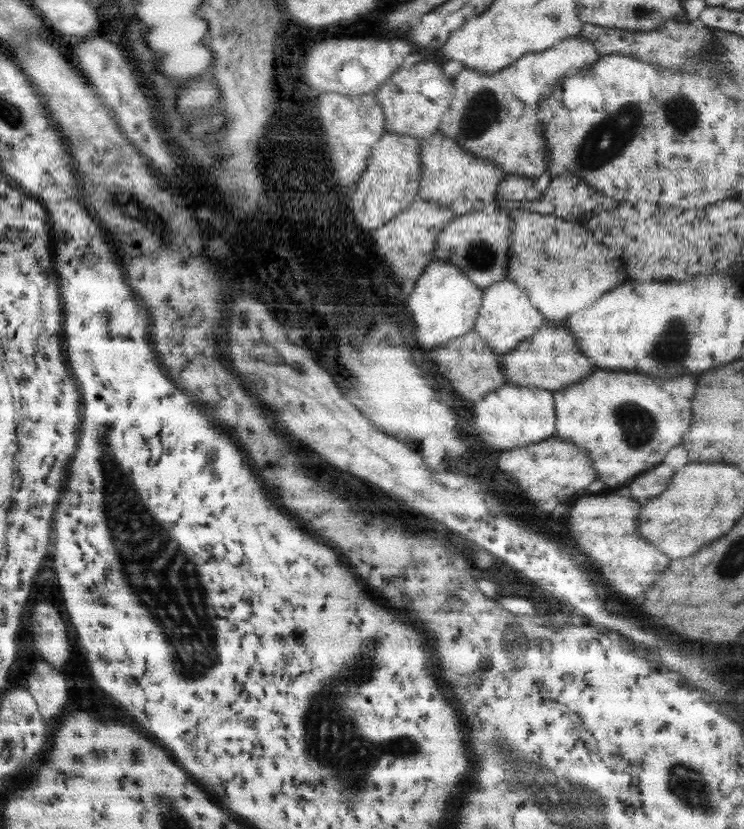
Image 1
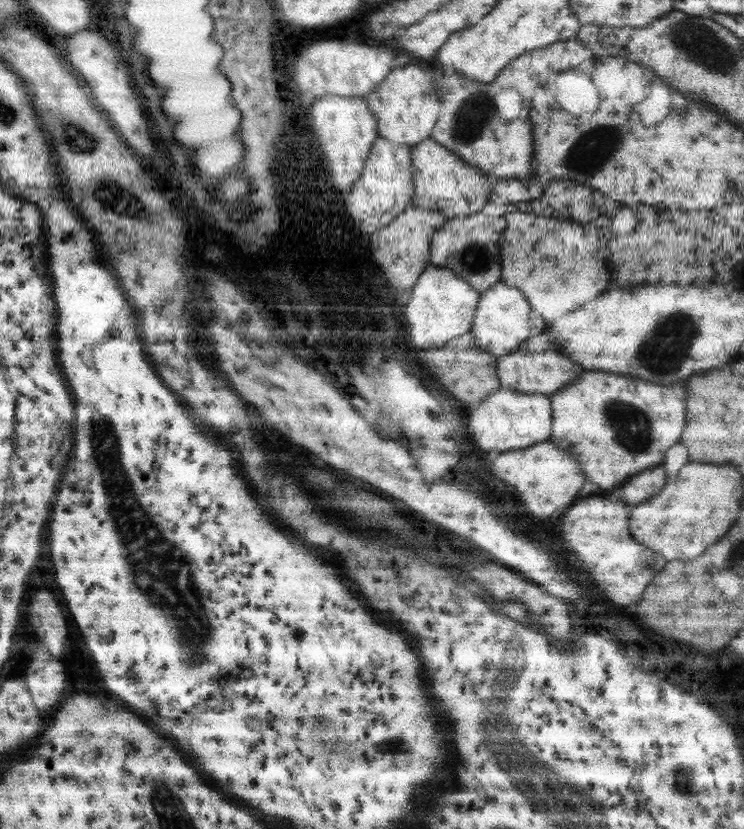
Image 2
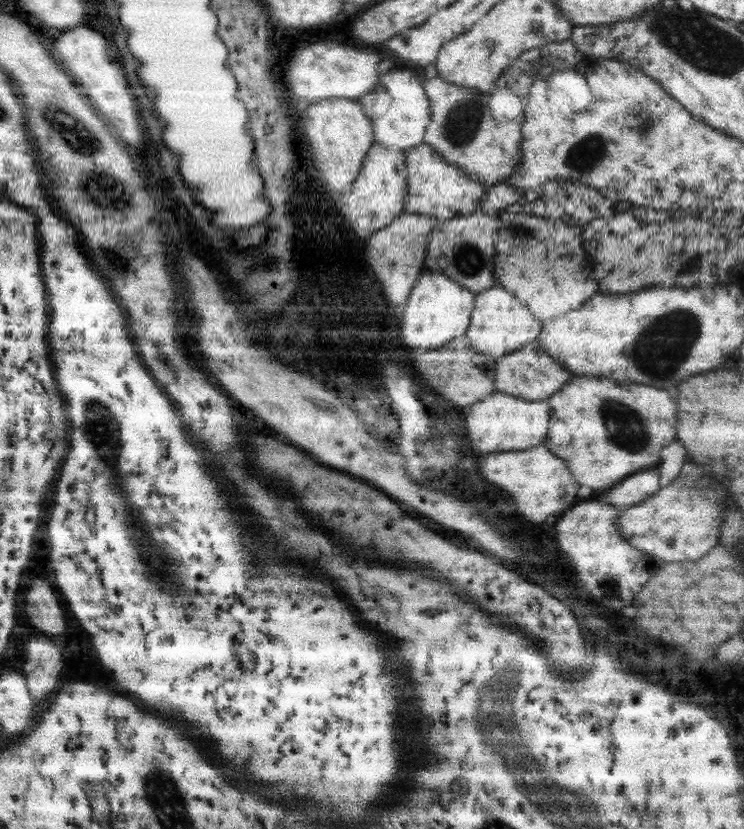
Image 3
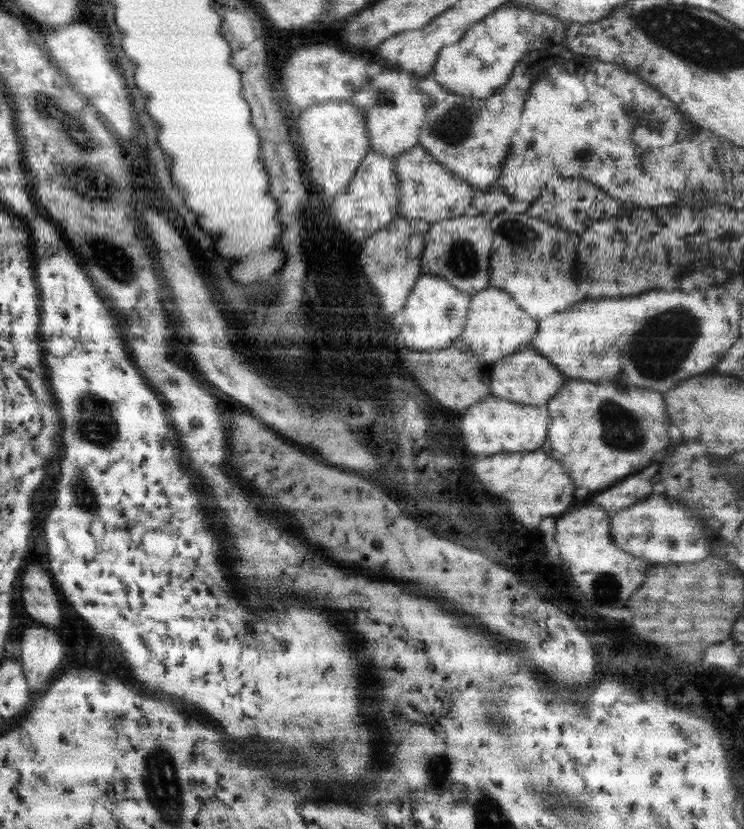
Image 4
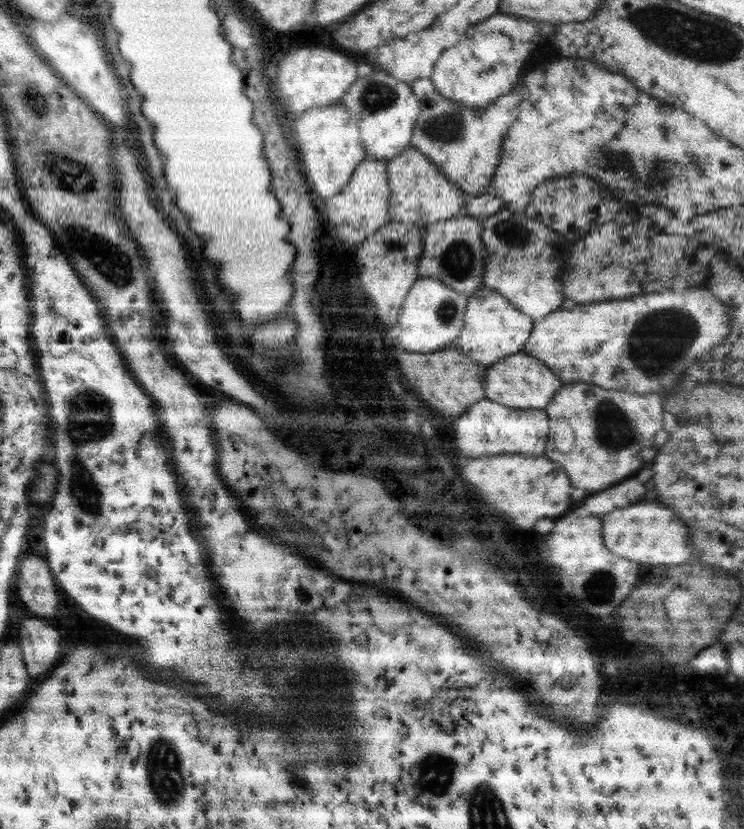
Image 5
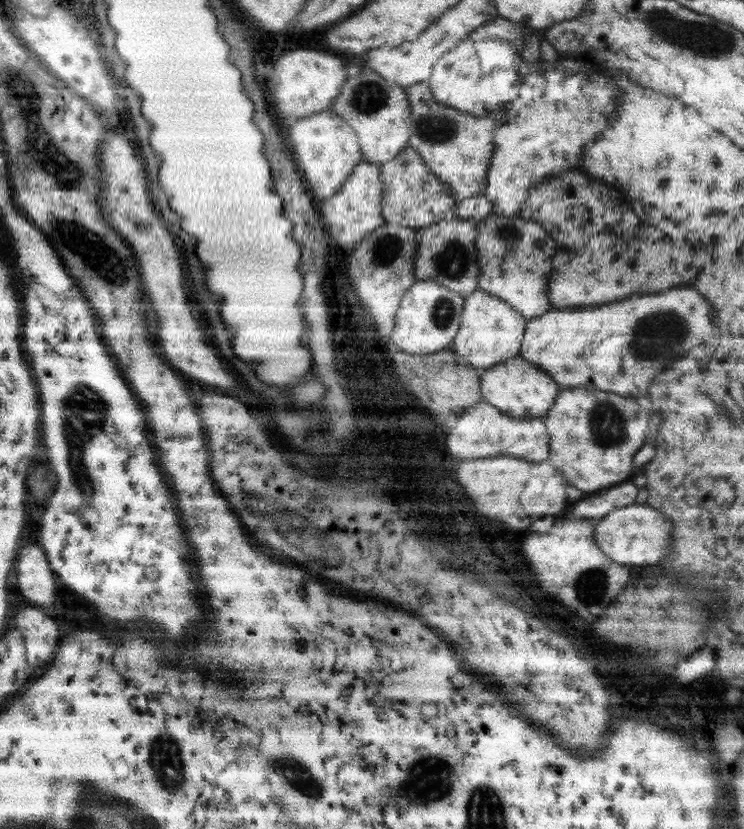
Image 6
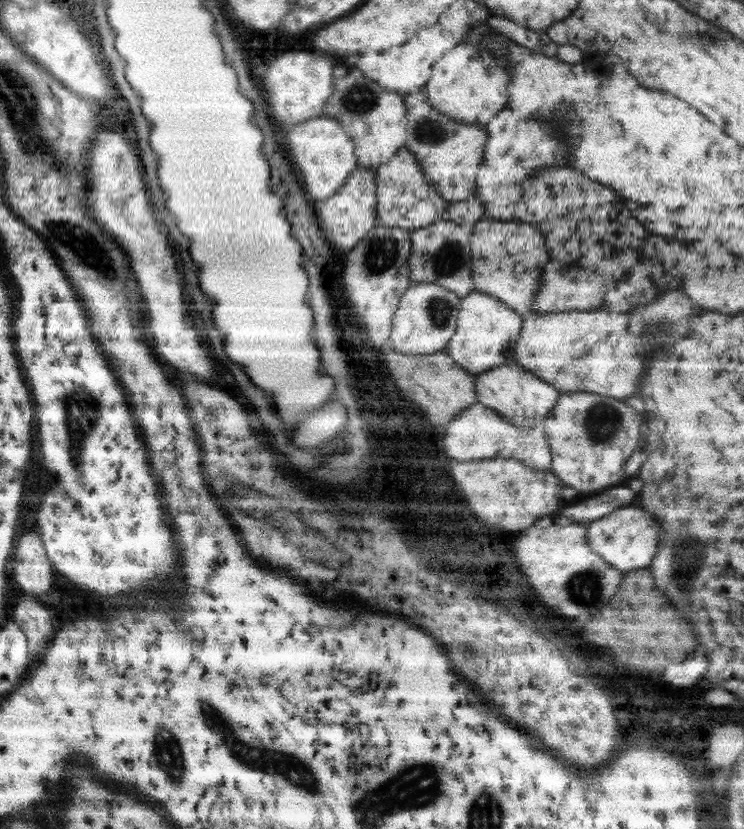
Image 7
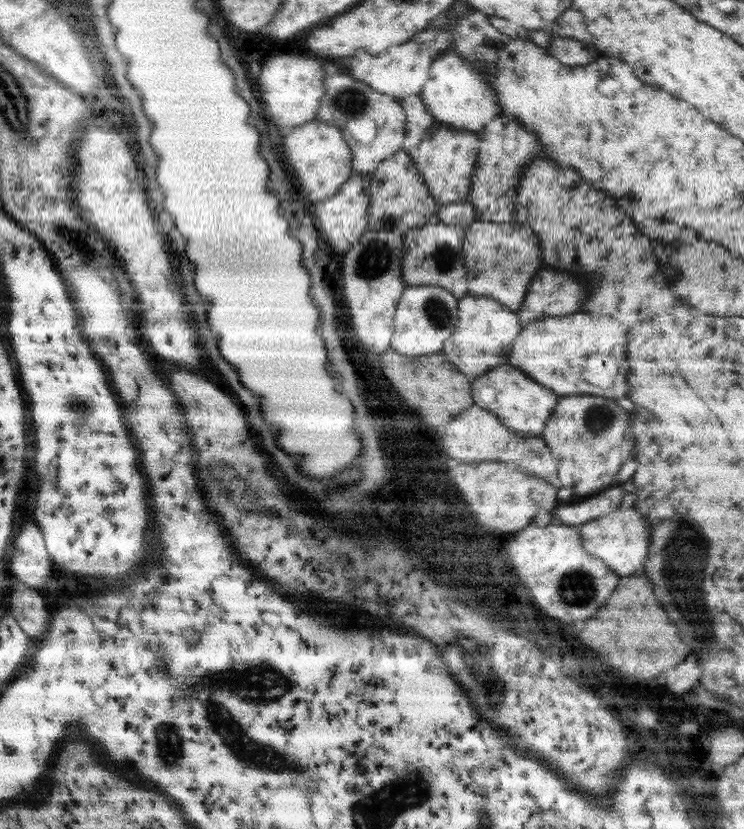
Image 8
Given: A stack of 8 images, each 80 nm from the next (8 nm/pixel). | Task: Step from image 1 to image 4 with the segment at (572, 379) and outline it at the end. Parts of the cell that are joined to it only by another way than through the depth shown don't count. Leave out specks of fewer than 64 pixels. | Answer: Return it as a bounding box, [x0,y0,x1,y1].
[488,345,566,406]

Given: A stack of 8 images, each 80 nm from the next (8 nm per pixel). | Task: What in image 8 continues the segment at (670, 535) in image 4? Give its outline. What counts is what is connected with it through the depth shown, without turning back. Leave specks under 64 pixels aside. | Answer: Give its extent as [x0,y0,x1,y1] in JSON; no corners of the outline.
[576,508,650,577]

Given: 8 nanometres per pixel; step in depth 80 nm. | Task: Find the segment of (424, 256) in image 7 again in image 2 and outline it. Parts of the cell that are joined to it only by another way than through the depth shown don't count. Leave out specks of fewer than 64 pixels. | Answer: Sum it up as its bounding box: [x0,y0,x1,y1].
[429,211,505,293]

